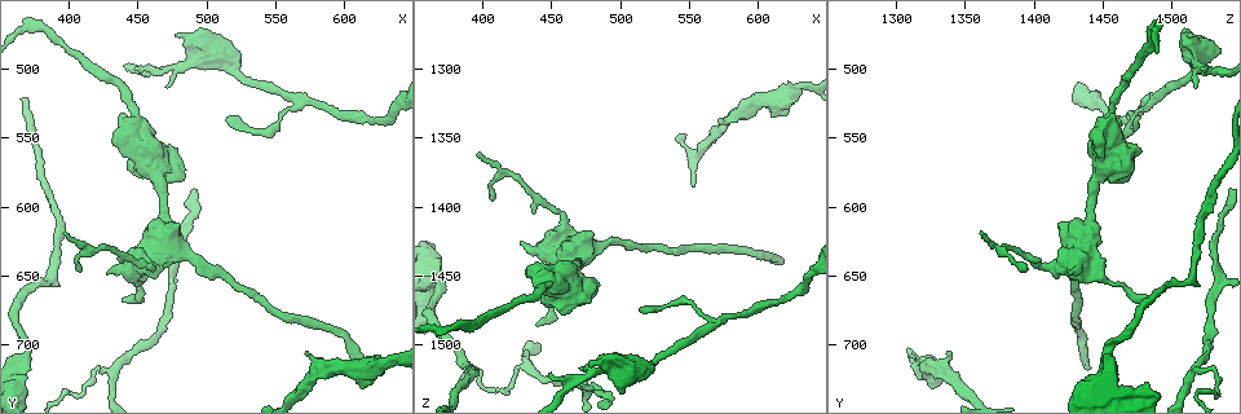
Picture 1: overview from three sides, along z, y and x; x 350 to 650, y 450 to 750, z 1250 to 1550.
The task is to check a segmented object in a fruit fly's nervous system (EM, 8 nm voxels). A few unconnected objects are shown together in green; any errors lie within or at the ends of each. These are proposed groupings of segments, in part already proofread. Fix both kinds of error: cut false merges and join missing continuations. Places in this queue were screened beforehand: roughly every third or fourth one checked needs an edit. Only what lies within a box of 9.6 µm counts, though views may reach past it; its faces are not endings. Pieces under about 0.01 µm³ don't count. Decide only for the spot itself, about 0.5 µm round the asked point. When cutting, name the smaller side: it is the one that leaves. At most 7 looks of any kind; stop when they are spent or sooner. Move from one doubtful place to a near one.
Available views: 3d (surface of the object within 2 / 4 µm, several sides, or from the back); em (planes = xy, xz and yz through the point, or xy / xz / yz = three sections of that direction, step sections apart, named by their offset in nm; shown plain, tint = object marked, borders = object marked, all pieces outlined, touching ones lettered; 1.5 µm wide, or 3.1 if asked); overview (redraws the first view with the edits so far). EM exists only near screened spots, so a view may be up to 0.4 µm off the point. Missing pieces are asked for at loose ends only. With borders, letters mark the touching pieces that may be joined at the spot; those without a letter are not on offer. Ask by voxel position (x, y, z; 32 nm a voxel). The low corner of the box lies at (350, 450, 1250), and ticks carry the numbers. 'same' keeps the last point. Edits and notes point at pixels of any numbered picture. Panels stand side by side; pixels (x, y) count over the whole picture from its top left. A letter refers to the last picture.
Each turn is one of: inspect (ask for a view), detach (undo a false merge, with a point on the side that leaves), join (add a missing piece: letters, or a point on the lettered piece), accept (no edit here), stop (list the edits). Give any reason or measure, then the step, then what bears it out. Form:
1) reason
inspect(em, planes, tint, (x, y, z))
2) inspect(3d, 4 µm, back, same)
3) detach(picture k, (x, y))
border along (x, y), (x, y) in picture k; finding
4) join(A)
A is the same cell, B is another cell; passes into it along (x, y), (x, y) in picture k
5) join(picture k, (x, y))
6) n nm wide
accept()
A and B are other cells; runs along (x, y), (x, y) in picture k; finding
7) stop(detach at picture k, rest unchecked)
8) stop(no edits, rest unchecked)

thick turns thin
inspect(em, planes, borders, (626, 714, 1312))

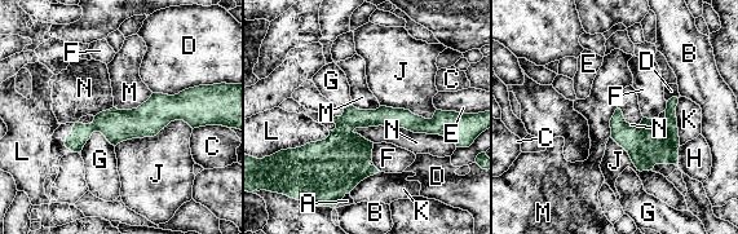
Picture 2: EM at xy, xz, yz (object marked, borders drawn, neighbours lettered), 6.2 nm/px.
accept()
A, B, C, D, E, F, G, H, J, K, L, M and N are other cells; border along (153, 93), (136, 107), (114, 107) in picture 2; all the same cell

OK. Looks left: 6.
an open end
inspect(3d, 4 µm, (620, 718, 1438))

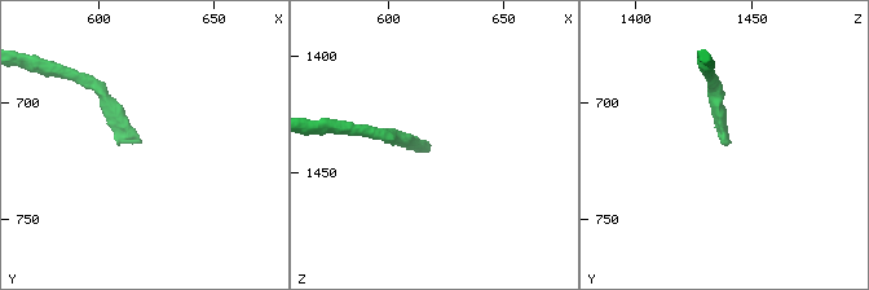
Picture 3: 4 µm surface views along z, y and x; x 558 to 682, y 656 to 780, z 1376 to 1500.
need the tissue
inspect(em, xy, step 8, borders, (618, 718, 1438))

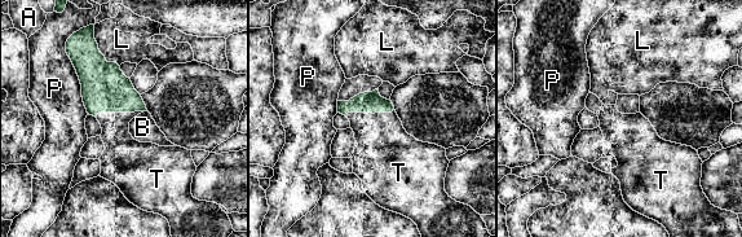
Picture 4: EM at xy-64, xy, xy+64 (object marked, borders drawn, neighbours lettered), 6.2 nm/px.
inspect(em, planes, borders, same)

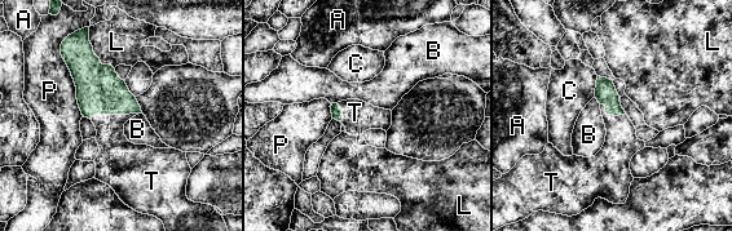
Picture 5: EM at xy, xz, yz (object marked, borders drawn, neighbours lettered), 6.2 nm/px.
join(picture 5, (117, 154))
T is the same cell, A, B, C, L and P are other cells; the cell continues

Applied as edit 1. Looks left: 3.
redraw
inspect(overview)

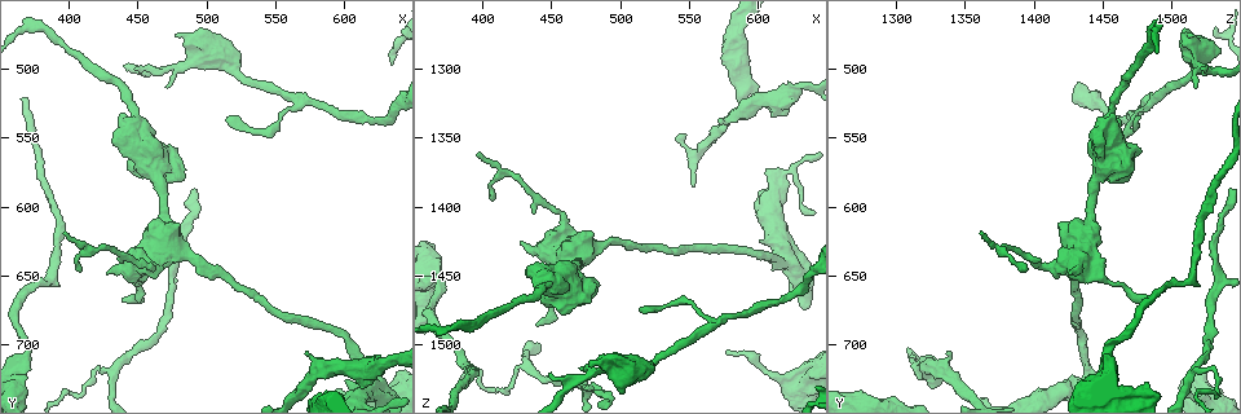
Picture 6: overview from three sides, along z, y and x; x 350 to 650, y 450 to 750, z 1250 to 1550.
branch stops here
inspect(em, planes, borders, (478, 474, 1516))

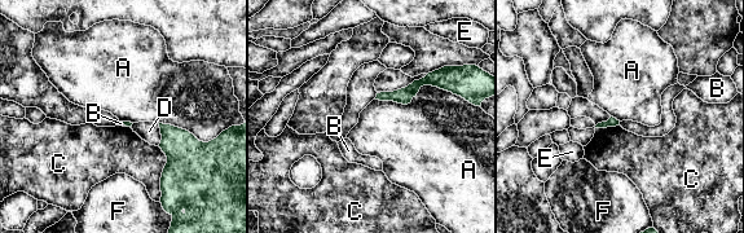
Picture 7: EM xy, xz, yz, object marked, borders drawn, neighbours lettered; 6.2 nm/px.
accept()
A, B, C, D, E and F are other cells; runs along (443, 84), (421, 82), (404, 96), (379, 96) in picture 7; no lettered piece goes on from it

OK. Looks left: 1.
stop(join at picture 5, rest unchecked)

